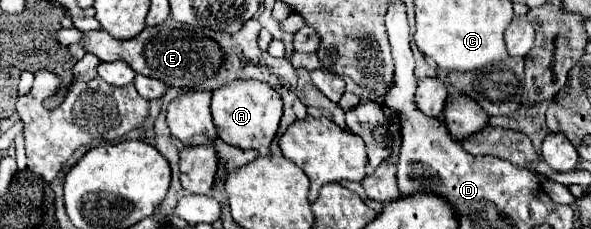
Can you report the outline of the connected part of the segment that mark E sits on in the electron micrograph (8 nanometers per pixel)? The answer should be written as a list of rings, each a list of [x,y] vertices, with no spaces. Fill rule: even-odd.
[[[159,25],[159,27],[145,27],[137,37],[129,41],[117,41],[109,37],[105,31],[89,31],[85,33],[85,39],[81,39],[81,45],[97,55],[101,61],[119,61],[123,59],[129,63],[137,73],[159,79],[169,87],[193,87],[197,81],[205,81],[209,77],[217,75],[217,69],[221,67],[221,61],[225,61],[221,53],[221,45],[209,37],[201,37],[191,29],[181,29],[181,27],[169,27],[169,25]]]

